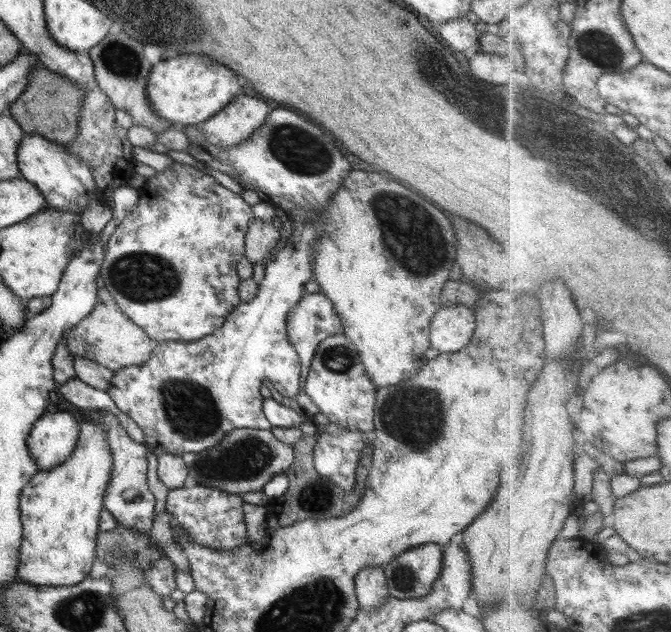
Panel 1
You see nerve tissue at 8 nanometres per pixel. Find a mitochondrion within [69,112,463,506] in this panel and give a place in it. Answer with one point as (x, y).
(401, 218)

